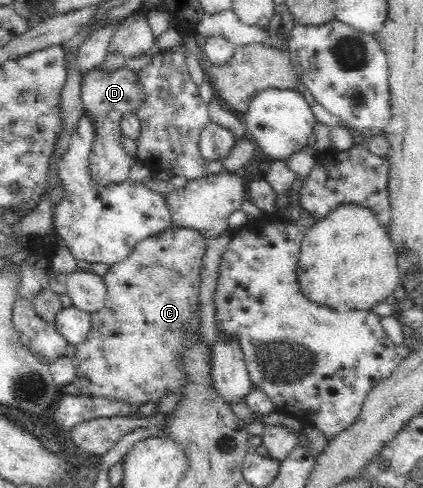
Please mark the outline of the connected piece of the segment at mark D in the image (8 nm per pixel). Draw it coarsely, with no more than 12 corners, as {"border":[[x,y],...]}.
{"border":[[126,66],[81,80],[83,113],[96,138],[89,173],[96,184],[129,180],[134,159],[121,147],[120,119],[143,101]]}

